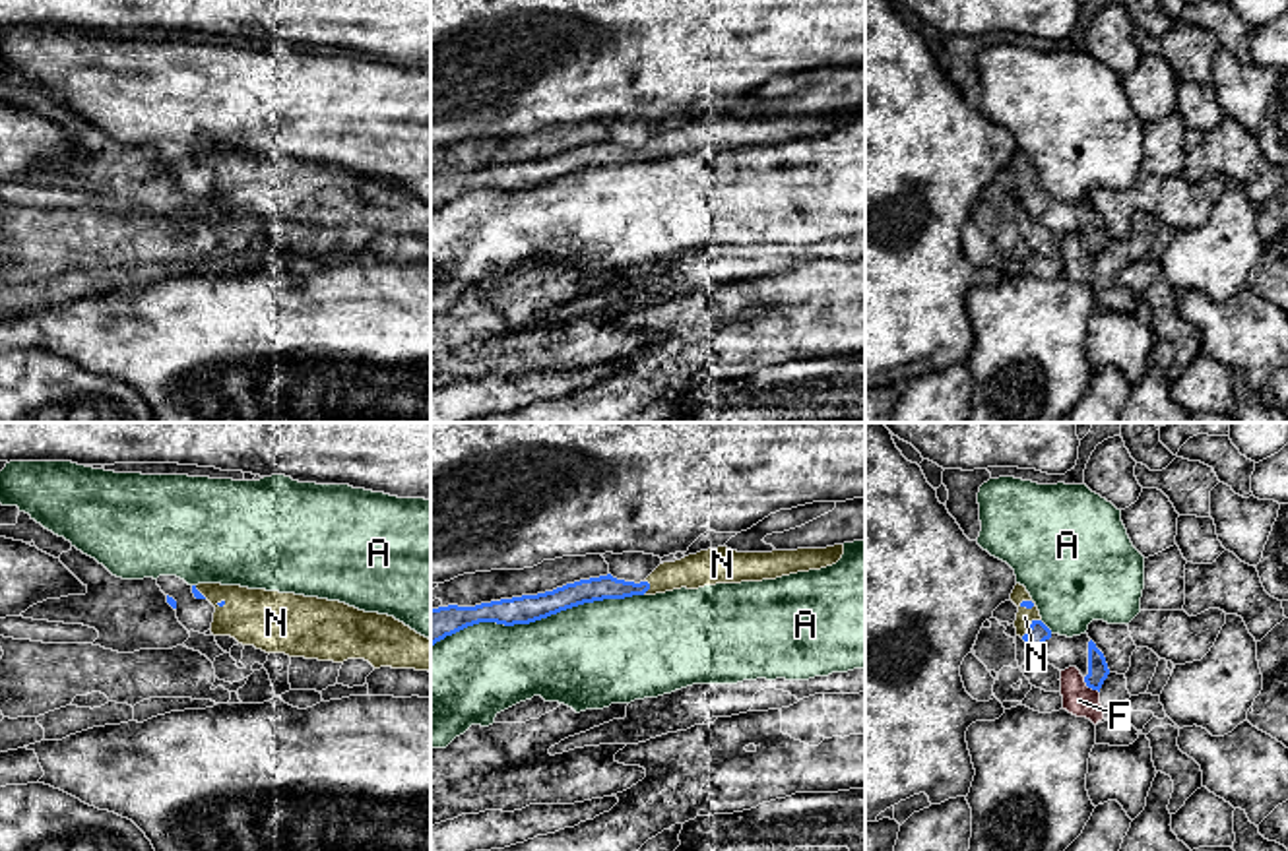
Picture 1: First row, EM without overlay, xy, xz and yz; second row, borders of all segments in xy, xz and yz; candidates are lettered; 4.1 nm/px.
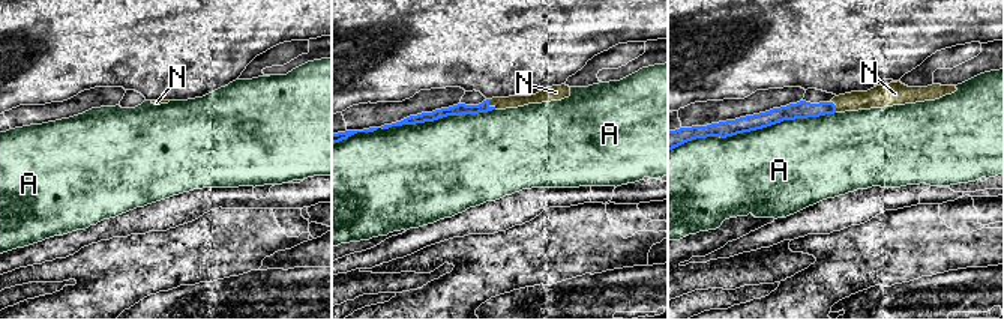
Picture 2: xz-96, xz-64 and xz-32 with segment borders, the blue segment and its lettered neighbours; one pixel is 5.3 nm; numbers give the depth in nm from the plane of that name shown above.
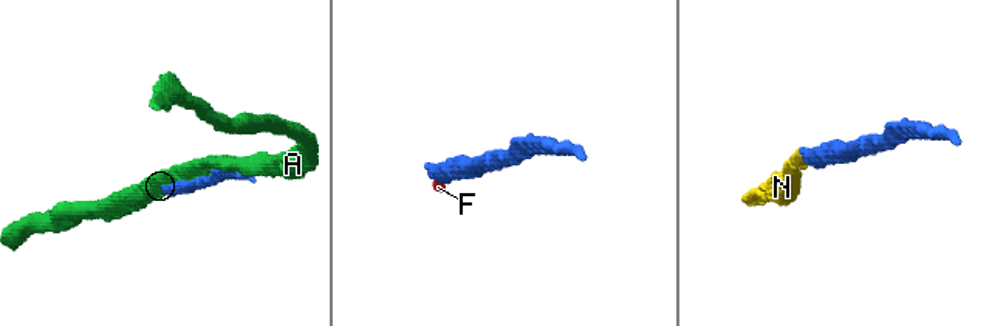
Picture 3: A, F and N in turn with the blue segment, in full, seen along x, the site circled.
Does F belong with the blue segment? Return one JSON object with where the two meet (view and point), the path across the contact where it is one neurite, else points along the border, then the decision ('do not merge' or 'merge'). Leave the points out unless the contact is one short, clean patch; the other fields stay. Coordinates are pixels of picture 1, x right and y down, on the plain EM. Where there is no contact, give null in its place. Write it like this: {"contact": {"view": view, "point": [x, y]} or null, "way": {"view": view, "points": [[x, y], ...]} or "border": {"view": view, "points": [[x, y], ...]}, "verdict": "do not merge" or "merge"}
{"contact": {"view": "yz", "point": [1089, 252]}, "border": {"view": "yz", "points": [[1083, 243], [1098, 258]]}, "verdict": "do not merge"}

